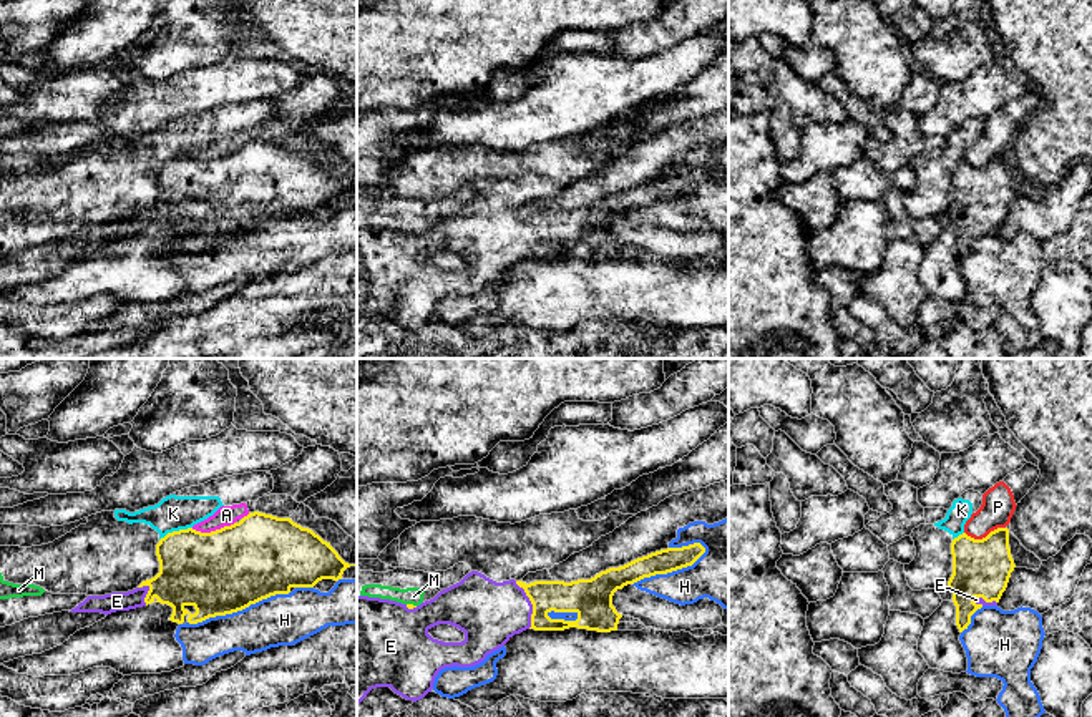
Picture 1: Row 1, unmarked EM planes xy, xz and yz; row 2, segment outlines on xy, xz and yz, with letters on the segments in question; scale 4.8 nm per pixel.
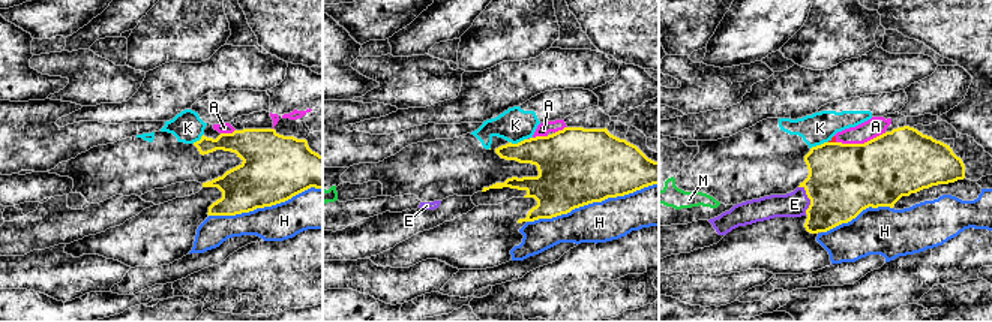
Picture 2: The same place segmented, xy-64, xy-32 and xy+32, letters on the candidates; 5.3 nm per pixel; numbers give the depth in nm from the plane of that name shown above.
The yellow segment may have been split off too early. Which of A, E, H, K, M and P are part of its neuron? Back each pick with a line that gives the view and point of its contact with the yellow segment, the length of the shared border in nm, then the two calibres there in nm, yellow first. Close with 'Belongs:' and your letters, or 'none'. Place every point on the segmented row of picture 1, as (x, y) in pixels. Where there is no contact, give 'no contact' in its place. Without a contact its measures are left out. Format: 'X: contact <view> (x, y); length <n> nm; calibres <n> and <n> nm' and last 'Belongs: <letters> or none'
E: contact xz (531, 603); length 240 nm; calibres 170 and 300 nm
Belongs: E

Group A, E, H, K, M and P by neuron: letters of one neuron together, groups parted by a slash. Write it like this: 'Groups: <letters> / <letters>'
Groups: A P / E / H / K M

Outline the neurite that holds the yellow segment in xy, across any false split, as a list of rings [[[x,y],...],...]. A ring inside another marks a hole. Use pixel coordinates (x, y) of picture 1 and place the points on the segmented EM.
[[[249,513],[239,523],[224,526],[211,533],[201,533],[193,528],[168,533],[156,544],[159,573],[143,581],[136,589],[128,593],[111,593],[105,596],[88,596],[70,612],[101,612],[129,611],[161,602],[173,607],[169,621],[183,624],[202,622],[209,617],[226,616],[249,607],[262,599],[275,594],[289,594],[292,588],[314,588],[322,579],[342,579],[347,568],[355,566],[345,563],[339,553],[309,528],[302,528],[290,518],[277,518],[266,513]]]

